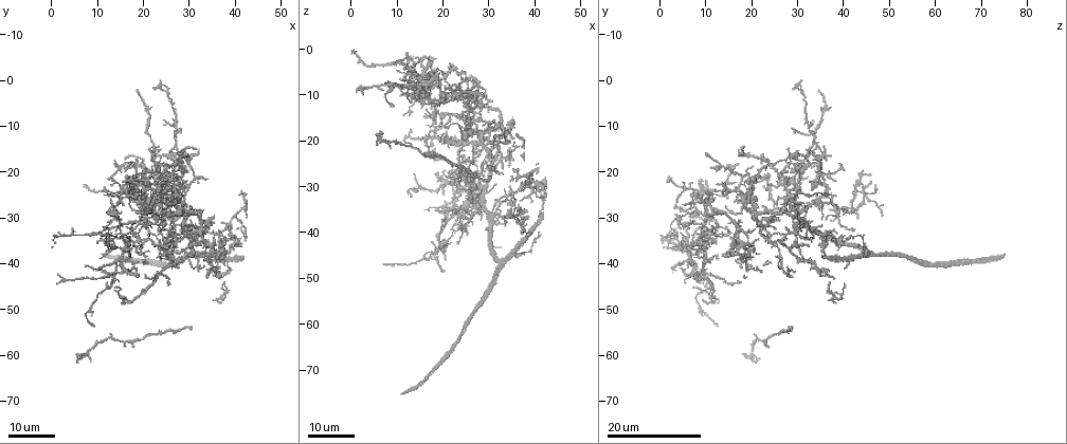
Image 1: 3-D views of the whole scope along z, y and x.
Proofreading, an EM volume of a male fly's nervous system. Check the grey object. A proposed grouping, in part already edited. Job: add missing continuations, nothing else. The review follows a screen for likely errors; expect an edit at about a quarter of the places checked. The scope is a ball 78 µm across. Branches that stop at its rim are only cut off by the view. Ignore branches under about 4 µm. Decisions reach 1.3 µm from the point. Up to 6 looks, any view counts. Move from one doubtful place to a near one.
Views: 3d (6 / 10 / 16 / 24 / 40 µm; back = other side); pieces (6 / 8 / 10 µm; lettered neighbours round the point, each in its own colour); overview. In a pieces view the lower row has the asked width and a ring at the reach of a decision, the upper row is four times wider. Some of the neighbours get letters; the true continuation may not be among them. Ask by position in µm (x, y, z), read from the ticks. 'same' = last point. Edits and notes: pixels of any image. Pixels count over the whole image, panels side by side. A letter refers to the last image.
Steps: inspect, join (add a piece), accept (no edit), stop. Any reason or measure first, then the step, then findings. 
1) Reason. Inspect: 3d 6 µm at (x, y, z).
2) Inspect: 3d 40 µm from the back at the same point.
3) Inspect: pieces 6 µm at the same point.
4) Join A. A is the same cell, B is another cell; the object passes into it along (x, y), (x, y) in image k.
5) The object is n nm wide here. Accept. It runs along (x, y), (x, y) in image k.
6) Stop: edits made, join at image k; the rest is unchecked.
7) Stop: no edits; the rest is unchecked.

Free end. Inspect: 3d 24 µm at (25.5, 28.0, 41.0).

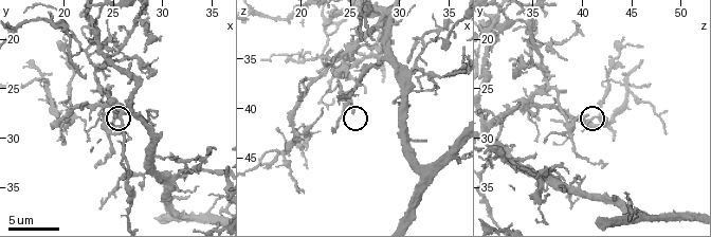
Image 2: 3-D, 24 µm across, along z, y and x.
Inspect: pieces 6 µm at (25.0, 27.6, 40.6).

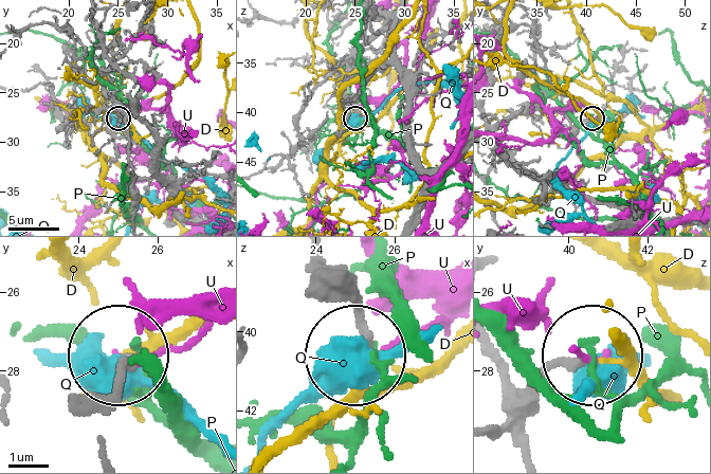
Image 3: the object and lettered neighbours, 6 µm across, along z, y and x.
Accept. D, P, Q and U are other cells; none of them fits.

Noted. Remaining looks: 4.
Tapers out. Inspect: 3d 16 µm at (17.0, 32.0, 13.5).

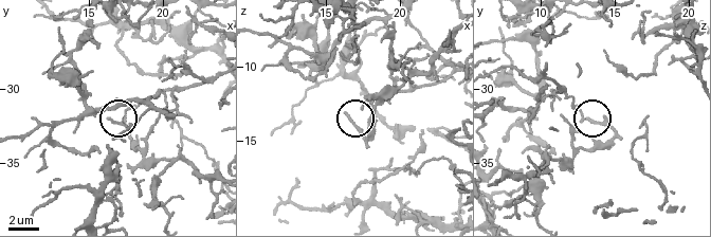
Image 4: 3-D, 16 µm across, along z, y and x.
Inspect: pieces 8 µm at (16.4, 32.0, 13.2).

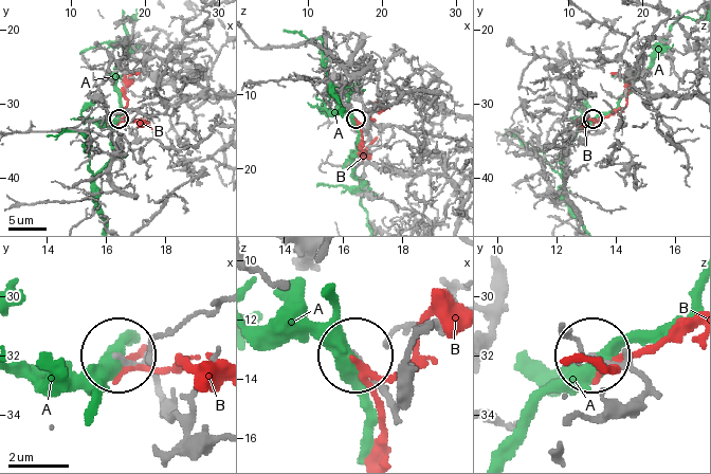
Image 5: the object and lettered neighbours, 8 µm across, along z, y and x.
Accept. A and B are other cells; no lettered piece goes on from it.

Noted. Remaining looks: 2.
Tapers out. Inspect: 3d 16 µm at (37.0, 33.0, 30.0).

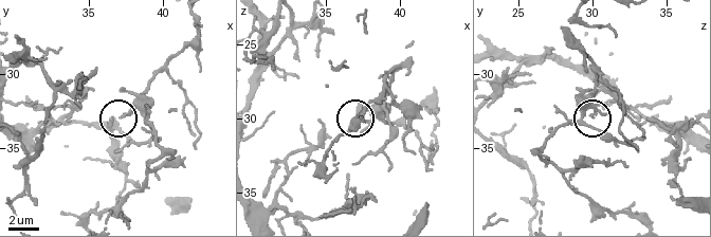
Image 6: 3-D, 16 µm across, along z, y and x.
See the neighbours. Inspect: pieces 10 µm at (37.2, 32.8, 30.0).

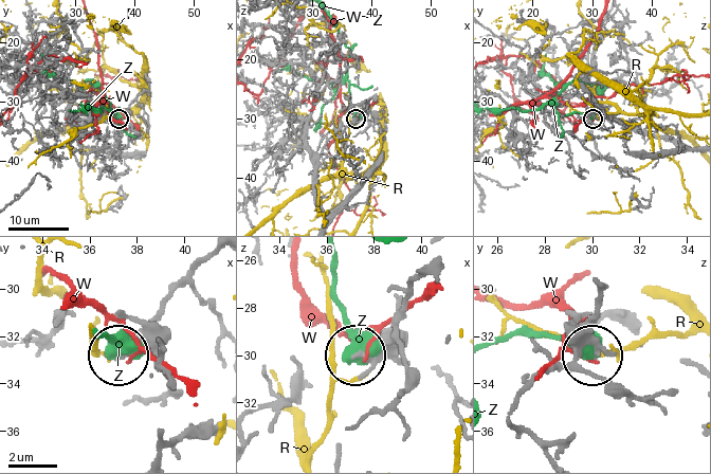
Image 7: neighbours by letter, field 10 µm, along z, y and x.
The object is 150 nm wide here. Accept. R, W and Z are other cells; no lettered piece goes on from it.

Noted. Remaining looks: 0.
Stop: no edits; the rest is unchecked.

